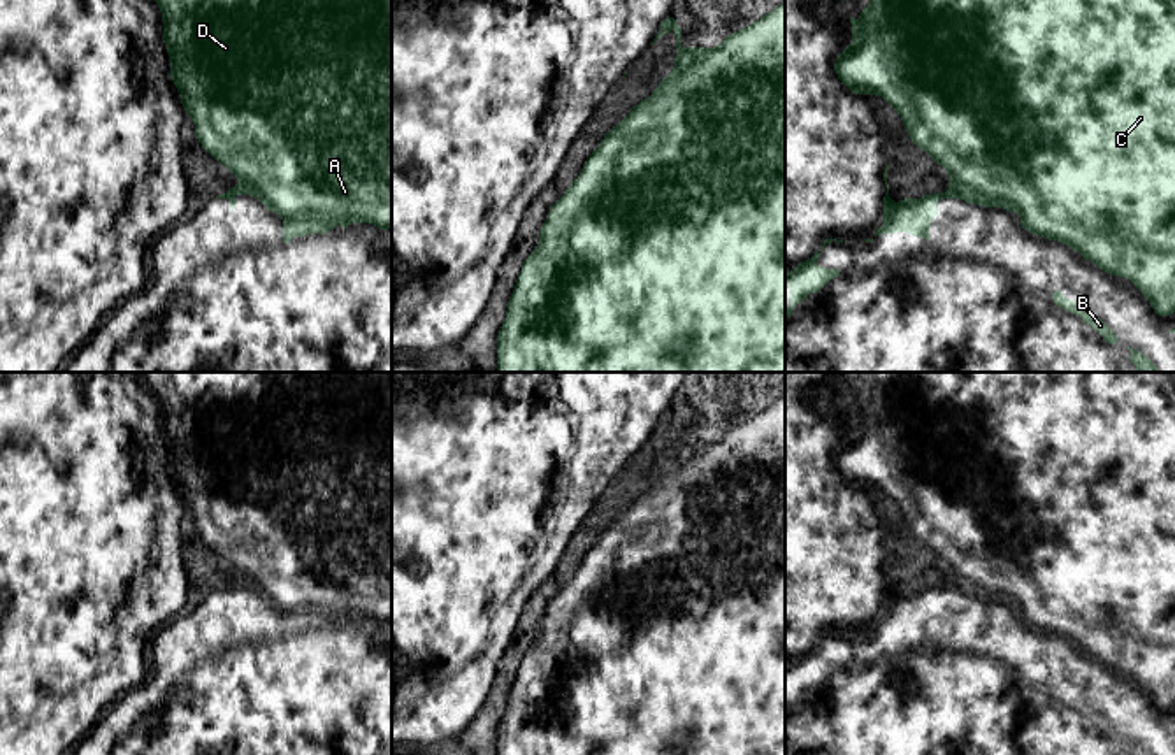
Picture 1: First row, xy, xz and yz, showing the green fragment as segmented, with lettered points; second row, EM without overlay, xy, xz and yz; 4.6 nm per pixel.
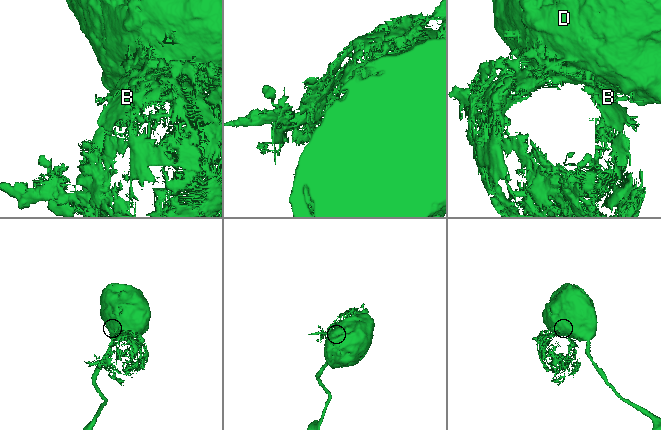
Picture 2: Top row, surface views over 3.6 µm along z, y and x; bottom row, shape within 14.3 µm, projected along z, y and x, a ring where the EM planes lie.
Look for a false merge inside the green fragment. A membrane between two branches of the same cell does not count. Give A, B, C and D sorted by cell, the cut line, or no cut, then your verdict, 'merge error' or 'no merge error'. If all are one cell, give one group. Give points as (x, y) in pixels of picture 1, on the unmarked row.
A C D / B; cut in xy along (208, 501), (225, 553), (281, 608), (390, 618); merge error

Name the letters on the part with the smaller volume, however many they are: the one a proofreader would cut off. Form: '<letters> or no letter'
B

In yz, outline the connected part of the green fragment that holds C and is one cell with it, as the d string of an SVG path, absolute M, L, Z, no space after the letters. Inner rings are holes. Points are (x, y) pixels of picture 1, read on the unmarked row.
M873 372L875 386L868 400L861 406L859 430L854 432L840 449L838 455L838 472L845 479L857 479L873 483L878 486L890 500L897 504L903 518L915 539L924 546L931 546L934 541L943 543L945 560L964 578L971 579L975 585L982 586L991 593L1008 595L1015 600L1020 615L1040 627L1042 630L1054 632L1070 641L1078 643L1085 653L1098 658L1101 664L1112 669L1129 672L1142 688L1149 694L1150 701L1159 709L1170 709L1175 706L1175 372ZM926 486L936 486L948 500L968 504L980 527L984 530L984 555L973 555L959 550L950 539L938 532L920 513L917 506L917 495Z

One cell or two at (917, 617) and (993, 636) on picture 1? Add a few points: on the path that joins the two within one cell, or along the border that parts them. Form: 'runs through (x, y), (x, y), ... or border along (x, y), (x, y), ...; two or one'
runs through (937, 636), (973, 638); one

